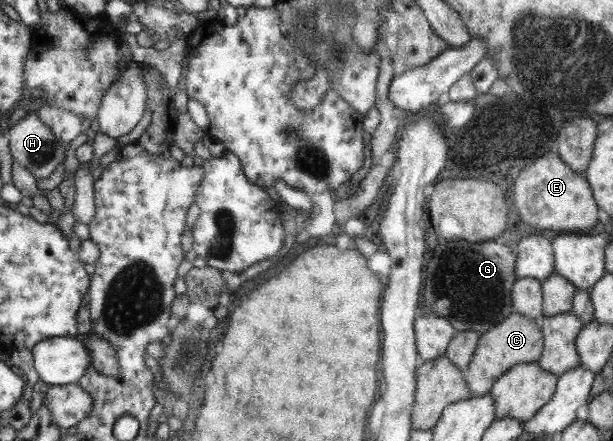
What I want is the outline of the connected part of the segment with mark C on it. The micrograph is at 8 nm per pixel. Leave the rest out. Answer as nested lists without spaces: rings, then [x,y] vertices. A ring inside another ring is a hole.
[[[520,314],[509,315],[502,323],[493,326],[492,330],[479,335],[478,343],[469,362],[468,372],[463,379],[472,391],[472,397],[485,395],[492,389],[493,382],[497,381],[511,367],[517,363],[536,362],[543,353],[544,339],[540,323],[537,320],[527,320]]]

